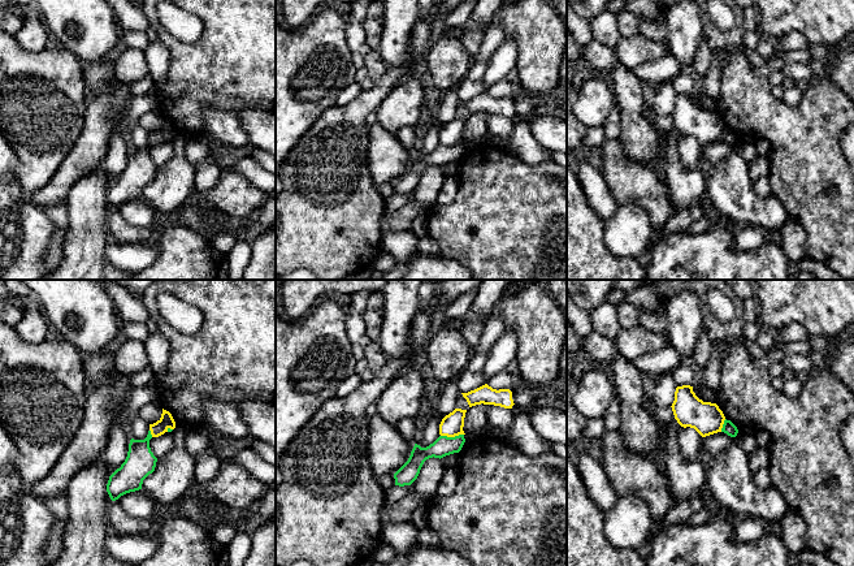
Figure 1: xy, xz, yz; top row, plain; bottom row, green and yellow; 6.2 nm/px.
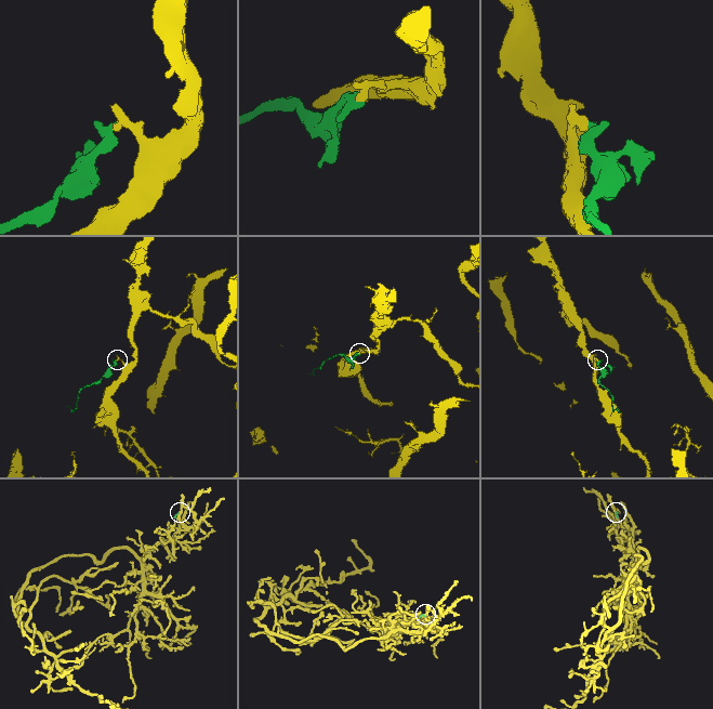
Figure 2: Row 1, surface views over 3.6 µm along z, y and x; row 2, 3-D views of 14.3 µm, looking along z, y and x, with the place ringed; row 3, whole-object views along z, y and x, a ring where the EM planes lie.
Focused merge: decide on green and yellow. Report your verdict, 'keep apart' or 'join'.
keep apart

